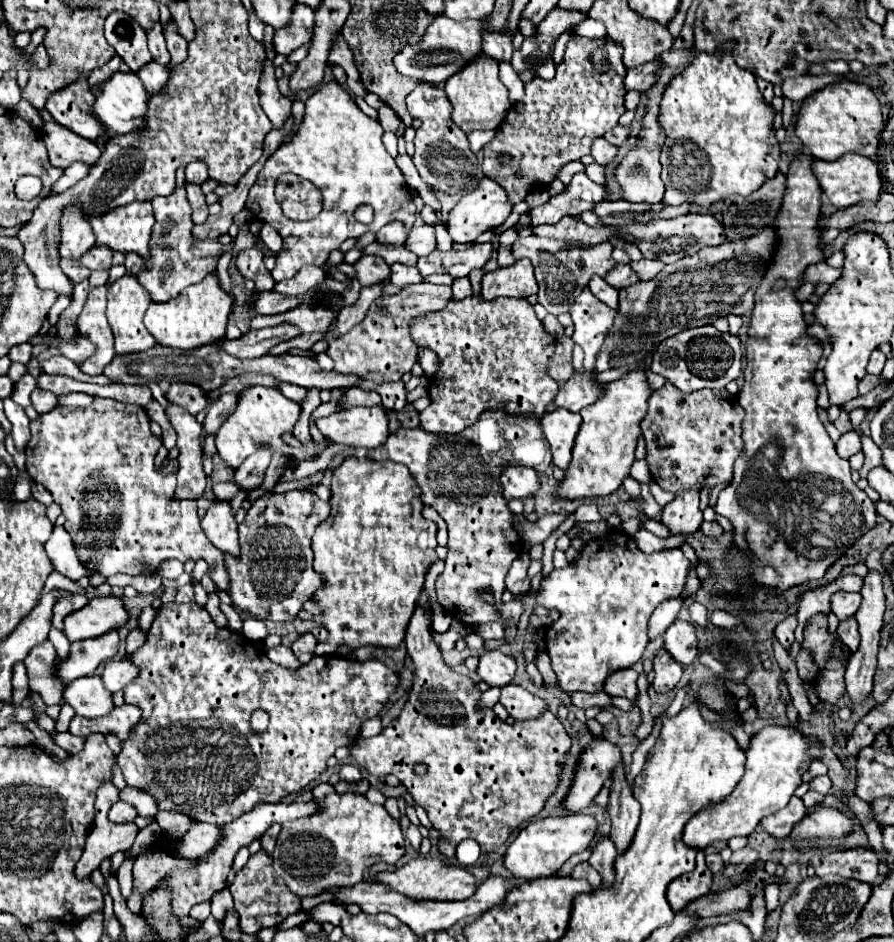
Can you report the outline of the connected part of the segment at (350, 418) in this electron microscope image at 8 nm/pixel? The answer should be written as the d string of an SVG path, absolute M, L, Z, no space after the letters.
M359 406L339 410L327 418L319 418L315 424L329 442L353 448L377 448L389 436L383 406Z

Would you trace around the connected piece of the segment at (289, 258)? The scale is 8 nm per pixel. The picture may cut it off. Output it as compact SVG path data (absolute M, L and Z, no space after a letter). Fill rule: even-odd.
M323 84L307 102L305 116L291 142L285 142L265 162L257 182L249 190L245 208L253 212L259 222L273 226L283 238L283 248L277 252L277 264L271 270L273 280L281 282L293 278L301 266L321 266L333 250L337 250L347 238L359 238L365 232L377 232L381 226L393 220L401 220L411 226L417 218L413 196L405 188L405 178L395 160L387 154L383 142L383 126L365 116L355 100L337 84ZM283 172L295 172L311 180L323 192L323 210L309 222L293 222L281 214L275 204L275 182ZM359 204L369 204L375 210L371 226L359 224L353 212Z

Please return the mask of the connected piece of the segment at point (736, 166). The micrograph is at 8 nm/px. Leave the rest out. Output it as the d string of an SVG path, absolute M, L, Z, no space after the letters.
M729 48L713 54L699 52L695 60L669 82L669 86L663 92L659 120L667 134L667 144L695 144L695 148L703 152L707 168L711 168L711 176L707 176L707 188L703 188L703 192L665 192L665 204L713 204L717 200L725 200L731 194L749 196L767 178L773 178L777 174L779 144L773 130L773 110L767 108L763 94L757 86L755 74L747 72L745 68L739 68Z

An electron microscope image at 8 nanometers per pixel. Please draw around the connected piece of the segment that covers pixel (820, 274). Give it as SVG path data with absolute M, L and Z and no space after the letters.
M819 262L819 264L811 264L811 268L807 268L807 272L803 272L803 280L801 282L827 282L833 284L837 278L841 276L841 270L831 268L827 262Z

